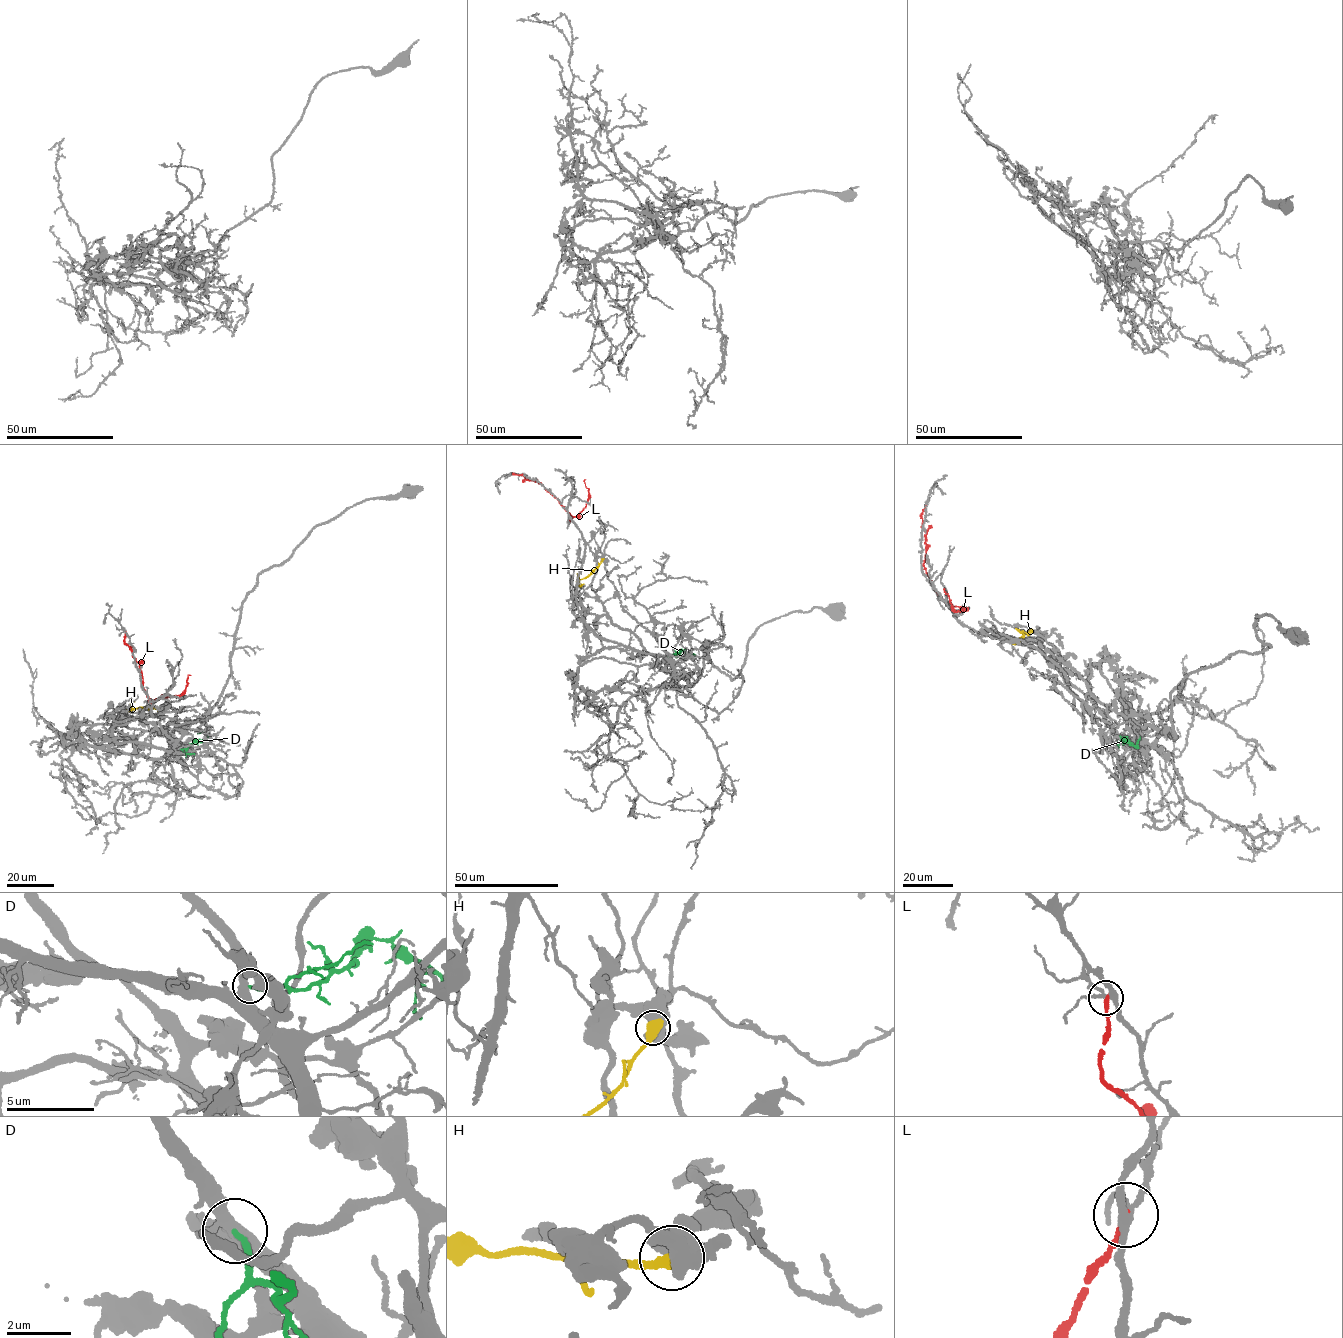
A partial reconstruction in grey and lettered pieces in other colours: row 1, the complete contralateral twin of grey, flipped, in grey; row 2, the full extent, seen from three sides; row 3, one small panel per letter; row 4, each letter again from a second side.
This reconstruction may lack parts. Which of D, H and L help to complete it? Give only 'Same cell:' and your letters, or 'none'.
Same cell: none

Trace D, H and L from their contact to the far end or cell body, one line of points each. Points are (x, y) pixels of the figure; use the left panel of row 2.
D: (178, 748), (187, 748), (193, 740), (207, 739), (206, 732), (197, 733)
H: (164, 708), (127, 708), (134, 701)
L: (125, 632), (124, 642), (139, 663), (142, 688), (151, 703), (162, 697), (179, 695), (190, 675)

